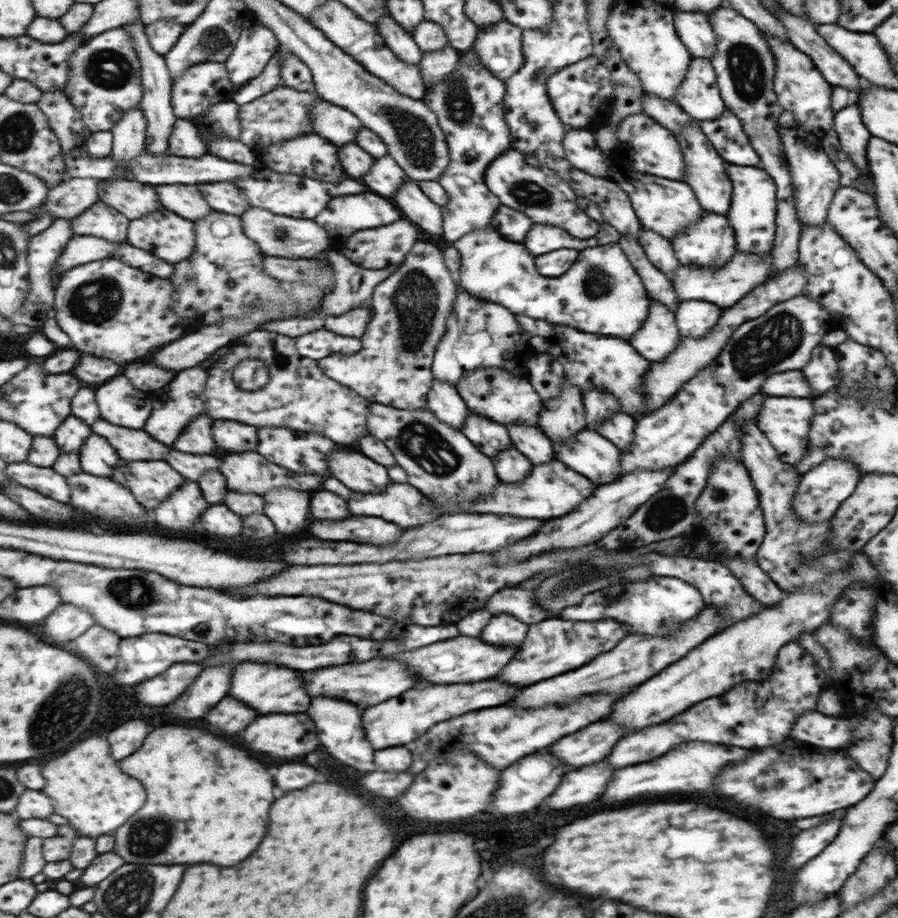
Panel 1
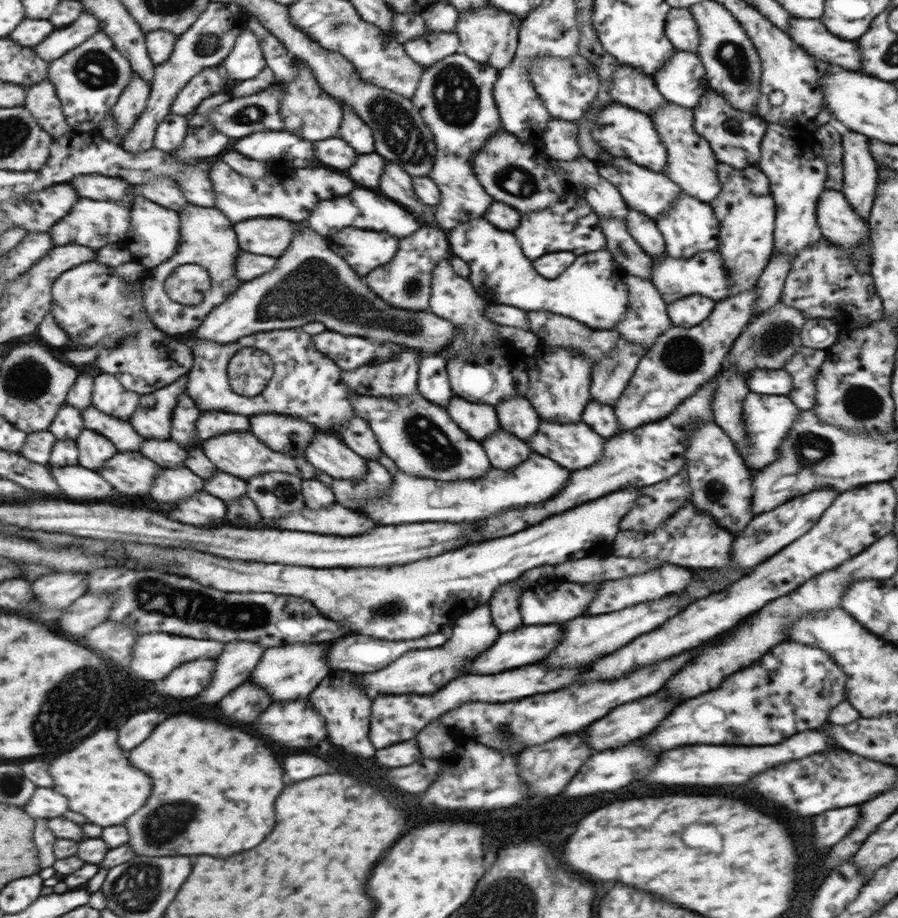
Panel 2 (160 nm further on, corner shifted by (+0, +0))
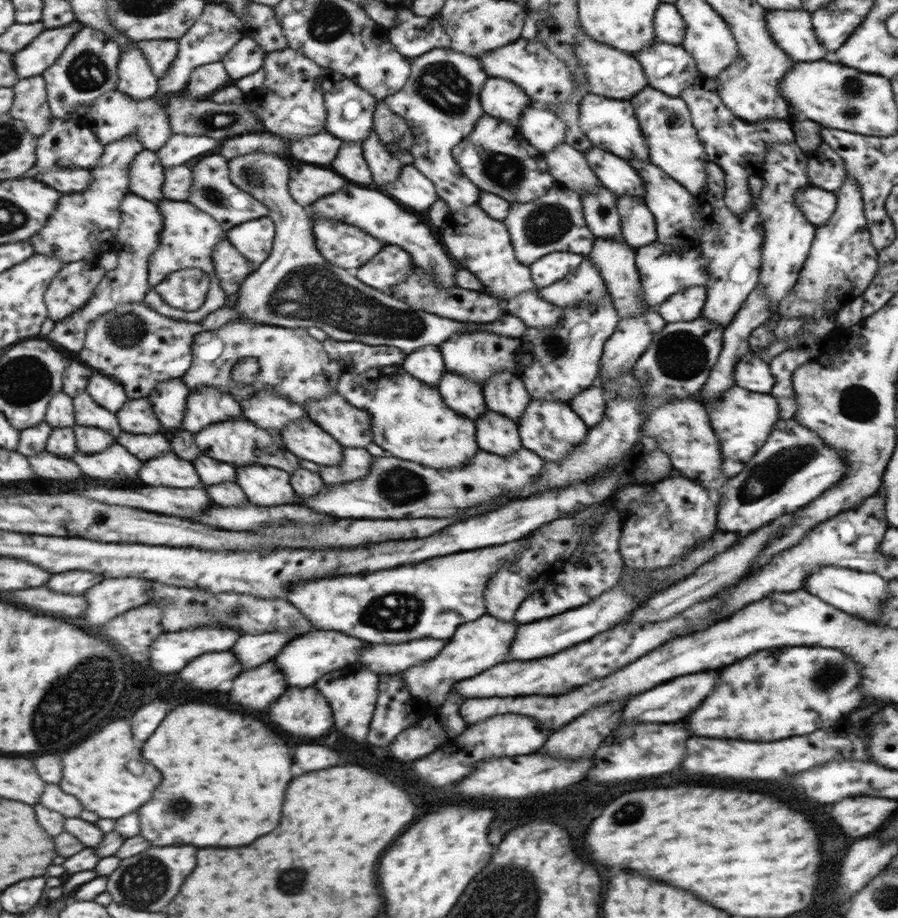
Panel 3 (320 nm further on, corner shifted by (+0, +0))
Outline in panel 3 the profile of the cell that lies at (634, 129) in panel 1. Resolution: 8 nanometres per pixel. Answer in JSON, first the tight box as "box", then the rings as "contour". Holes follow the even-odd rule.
{"box":[578,93,648,161],"contour":[[[589,93],[579,102],[578,120],[579,129],[591,147],[609,151],[621,158],[648,161],[648,144],[639,133],[639,125],[635,119],[632,104],[629,102],[603,98]]]}

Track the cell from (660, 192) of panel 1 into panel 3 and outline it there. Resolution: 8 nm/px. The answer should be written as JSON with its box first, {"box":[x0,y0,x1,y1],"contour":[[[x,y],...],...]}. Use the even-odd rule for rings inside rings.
{"box":[584,147,645,198],"contour":[[[593,147],[584,152],[584,157],[597,180],[615,196],[645,198],[643,179],[627,159]]]}

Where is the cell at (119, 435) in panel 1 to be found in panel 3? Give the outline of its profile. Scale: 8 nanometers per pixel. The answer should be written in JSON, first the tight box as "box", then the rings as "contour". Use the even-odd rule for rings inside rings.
{"box":[74,391,124,436],"contour":[[[87,391],[79,393],[74,398],[74,407],[77,425],[102,428],[115,436],[124,431],[117,415],[97,404]]]}

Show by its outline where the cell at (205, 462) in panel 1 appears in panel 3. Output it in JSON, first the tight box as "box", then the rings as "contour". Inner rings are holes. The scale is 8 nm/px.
{"box":[116,431,171,460],"contour":[[[123,431],[116,442],[122,444],[131,454],[135,454],[141,460],[151,460],[171,450],[171,442],[163,434],[149,436],[149,434],[129,434]]]}

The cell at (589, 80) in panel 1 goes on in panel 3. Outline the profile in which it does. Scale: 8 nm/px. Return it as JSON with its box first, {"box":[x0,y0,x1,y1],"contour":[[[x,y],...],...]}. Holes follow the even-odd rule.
{"box":[477,37,575,106],"contour":[[[520,37],[511,44],[491,53],[485,53],[477,59],[484,66],[484,71],[489,77],[503,78],[515,83],[537,104],[560,106],[571,96],[575,86],[575,75],[572,78],[566,64],[562,60],[555,59],[553,53],[539,41],[528,41]]]}

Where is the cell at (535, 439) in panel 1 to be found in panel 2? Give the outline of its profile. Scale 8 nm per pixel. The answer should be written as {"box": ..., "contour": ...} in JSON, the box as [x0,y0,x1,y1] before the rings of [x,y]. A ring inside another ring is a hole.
{"box":[494,397,540,444],"contour":[[[509,397],[494,406],[498,423],[503,430],[528,444],[540,421],[535,409],[525,397]]]}

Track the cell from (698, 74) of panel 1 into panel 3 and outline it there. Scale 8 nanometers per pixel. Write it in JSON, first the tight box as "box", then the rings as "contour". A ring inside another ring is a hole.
{"box":[635,41,700,97],"contour":[[[653,41],[635,57],[648,78],[648,87],[671,97],[680,97],[681,90],[700,75],[691,55],[677,44]]]}

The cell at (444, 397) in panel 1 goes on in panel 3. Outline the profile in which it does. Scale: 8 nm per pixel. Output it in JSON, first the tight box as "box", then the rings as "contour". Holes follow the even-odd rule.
{"box":[401,346,444,386],"contour":[[[421,346],[415,352],[405,356],[401,366],[413,378],[420,379],[426,385],[436,386],[444,366],[443,356],[435,346]]]}

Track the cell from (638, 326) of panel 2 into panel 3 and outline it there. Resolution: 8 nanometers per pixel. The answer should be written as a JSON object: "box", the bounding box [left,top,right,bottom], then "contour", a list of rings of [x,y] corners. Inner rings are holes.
{"box":[586,237,651,319],"contour":[[[595,237],[593,250],[586,254],[592,262],[599,267],[600,274],[607,285],[607,293],[615,304],[616,313],[619,319],[636,317],[651,309],[651,306],[644,306],[640,300],[640,275],[637,274],[634,251],[626,243],[615,239],[602,239]]]}

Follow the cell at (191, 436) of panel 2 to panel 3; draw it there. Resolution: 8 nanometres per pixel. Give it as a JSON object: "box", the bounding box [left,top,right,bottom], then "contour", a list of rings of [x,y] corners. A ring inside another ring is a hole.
{"box":[148,378,189,429],"contour":[[[183,378],[159,383],[148,396],[153,402],[153,410],[157,410],[157,416],[167,429],[179,429],[183,426],[189,396],[189,388]]]}

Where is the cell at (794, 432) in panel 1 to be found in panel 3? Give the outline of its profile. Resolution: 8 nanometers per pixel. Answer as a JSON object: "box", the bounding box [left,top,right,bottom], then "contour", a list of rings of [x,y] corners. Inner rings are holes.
{"box":[701,385,779,478],"contour":[[[735,385],[728,388],[721,397],[701,403],[707,409],[712,430],[715,431],[716,438],[719,438],[720,441],[721,455],[723,455],[723,466],[721,467],[723,467],[724,474],[731,478],[743,470],[743,465],[749,462],[749,459],[754,456],[755,452],[765,442],[773,425],[779,420],[779,403],[776,402],[772,395],[759,394]]]}

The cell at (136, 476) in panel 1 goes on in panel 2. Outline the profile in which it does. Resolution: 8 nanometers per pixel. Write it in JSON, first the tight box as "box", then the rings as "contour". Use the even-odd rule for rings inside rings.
{"box":[97,452,161,496],"contour":[[[119,452],[117,456],[107,459],[97,471],[103,478],[109,478],[119,492],[141,496],[149,494],[159,470],[161,468],[153,460],[139,452]]]}

